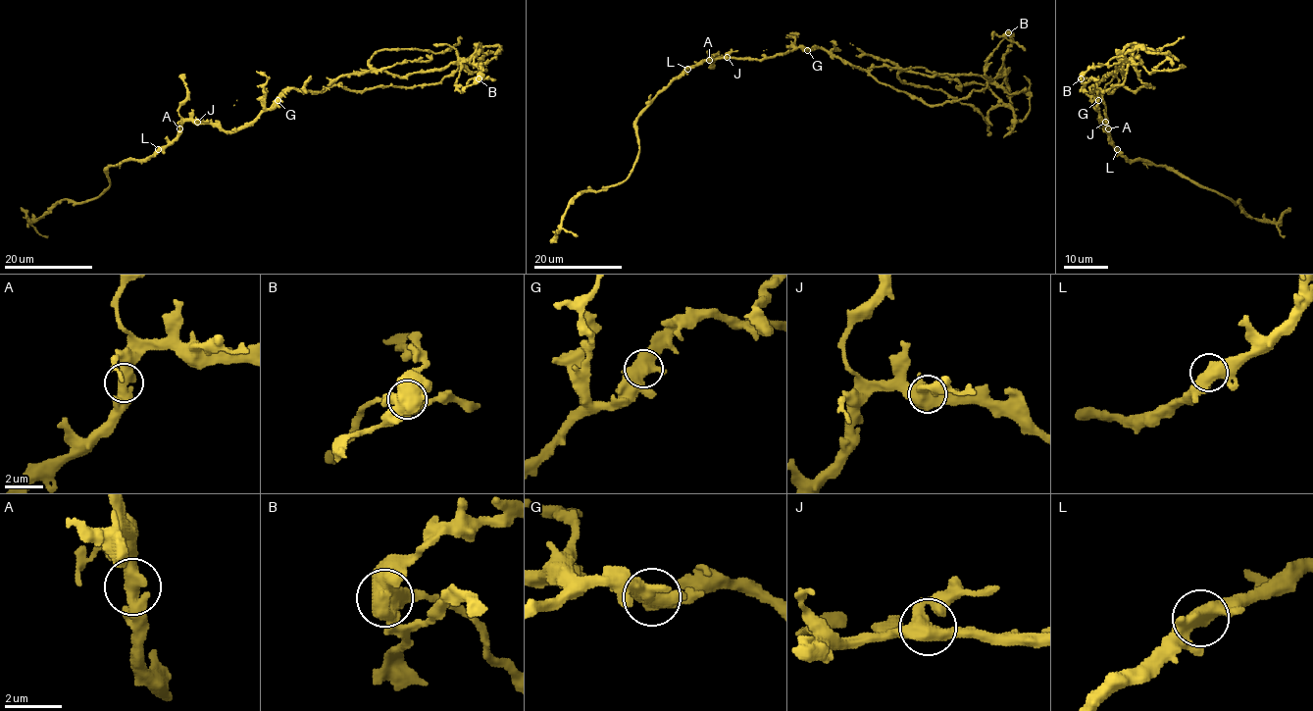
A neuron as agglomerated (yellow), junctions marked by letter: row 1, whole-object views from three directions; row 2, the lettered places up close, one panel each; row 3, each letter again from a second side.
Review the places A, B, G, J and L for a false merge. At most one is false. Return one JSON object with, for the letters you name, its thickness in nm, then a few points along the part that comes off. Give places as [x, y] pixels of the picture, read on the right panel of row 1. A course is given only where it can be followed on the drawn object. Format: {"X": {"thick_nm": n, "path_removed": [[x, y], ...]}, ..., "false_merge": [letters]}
{"B": {"thick_nm": 850, "path_removed": [[1082, 78], [1105, 90], [1124, 81], [1127, 63], [1125, 76], [1119, 70], [1090, 88], [1099, 105]]}, "false_merge": ["B"]}

